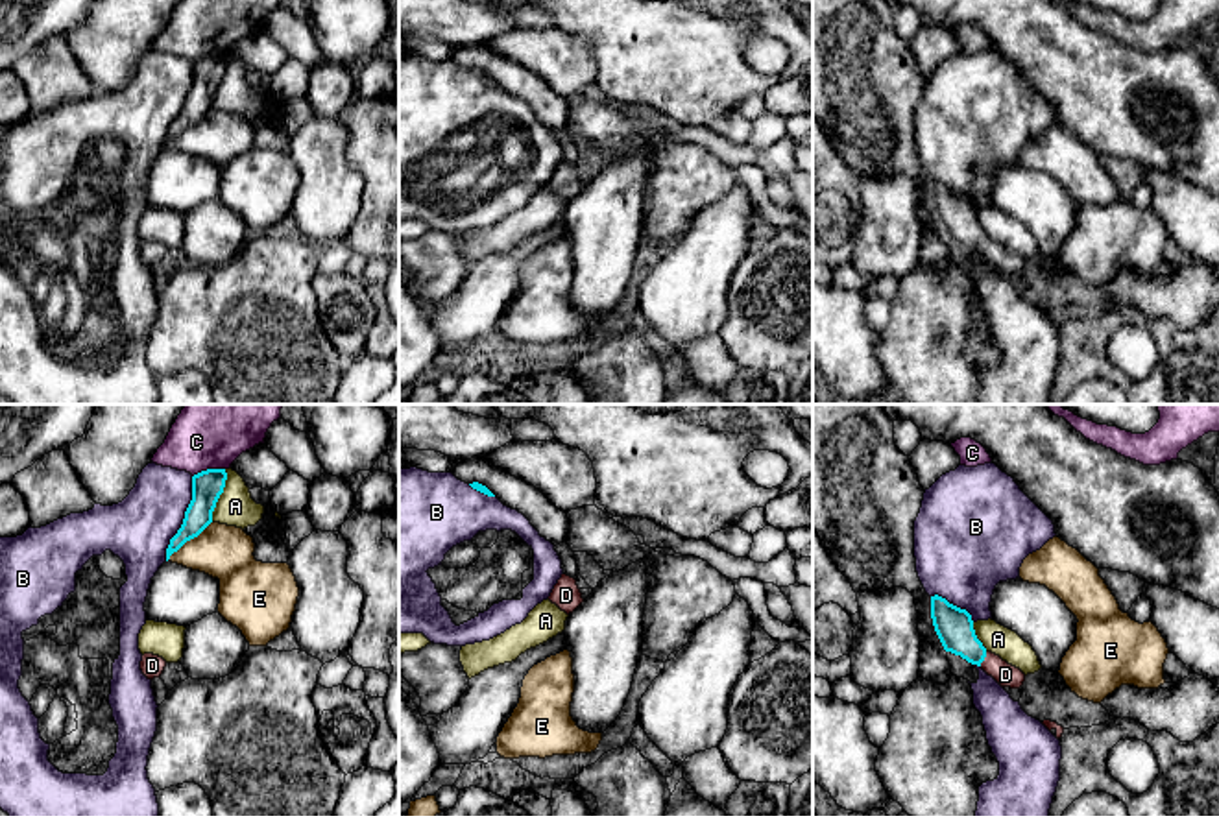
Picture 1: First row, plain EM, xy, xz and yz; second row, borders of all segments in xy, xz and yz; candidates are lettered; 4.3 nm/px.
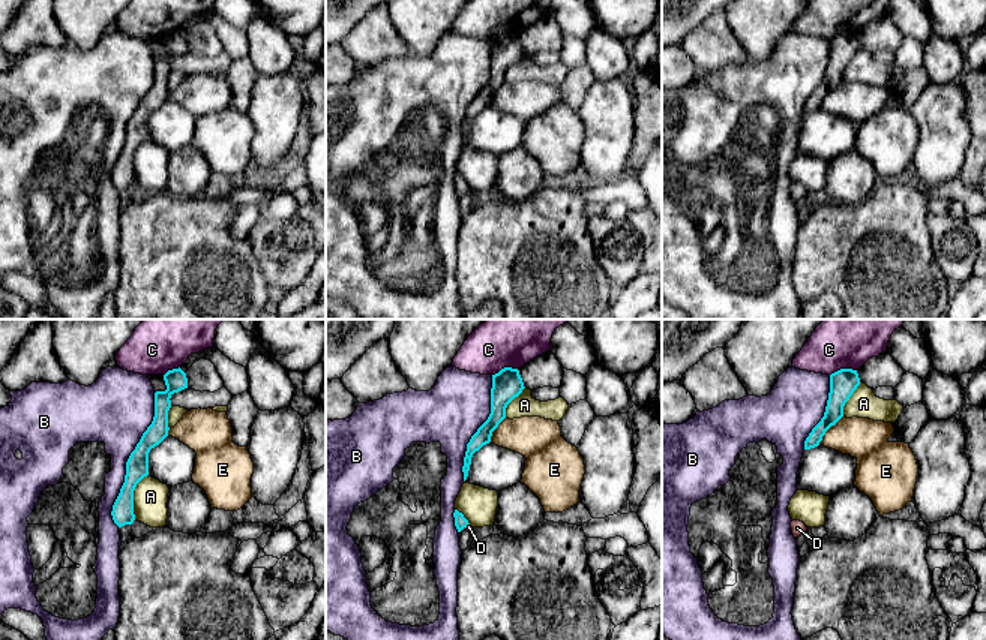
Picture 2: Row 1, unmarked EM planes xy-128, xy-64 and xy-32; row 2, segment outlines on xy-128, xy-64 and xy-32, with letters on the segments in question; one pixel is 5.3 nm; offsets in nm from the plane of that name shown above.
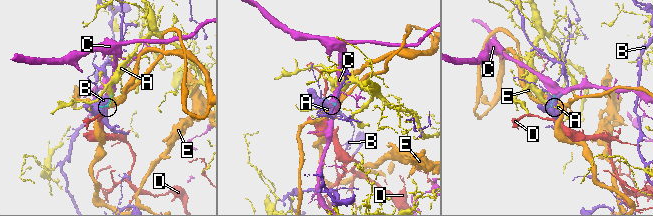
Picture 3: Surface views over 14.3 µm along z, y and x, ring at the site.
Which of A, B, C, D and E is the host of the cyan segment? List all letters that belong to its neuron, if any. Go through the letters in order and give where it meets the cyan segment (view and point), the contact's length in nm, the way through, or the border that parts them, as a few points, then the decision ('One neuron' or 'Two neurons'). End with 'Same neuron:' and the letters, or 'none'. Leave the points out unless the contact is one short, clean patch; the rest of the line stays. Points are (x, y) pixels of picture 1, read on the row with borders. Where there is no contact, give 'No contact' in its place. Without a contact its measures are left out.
A: Touches cyan at xy (220, 493). Shared border 240 nm. Two neurons
B: Touches cyan at xy (183, 519). Shared border 380 nm. Two neurons
C: Touches cyan at xy (207, 469). Shared border 150 nm. Boundary: xy (224, 468), (207, 468), (193, 477). Two neurons
D: Touches cyan at yz (983, 660). Shared border 70 nm. Path across: yz (953, 626), (983, 660), (1005, 674). One neuron
E: Touches cyan at xy (189, 540). Shared border 260 nm. Boundary: xy (211, 521), (167, 560). Two neurons
Same neuron: D

